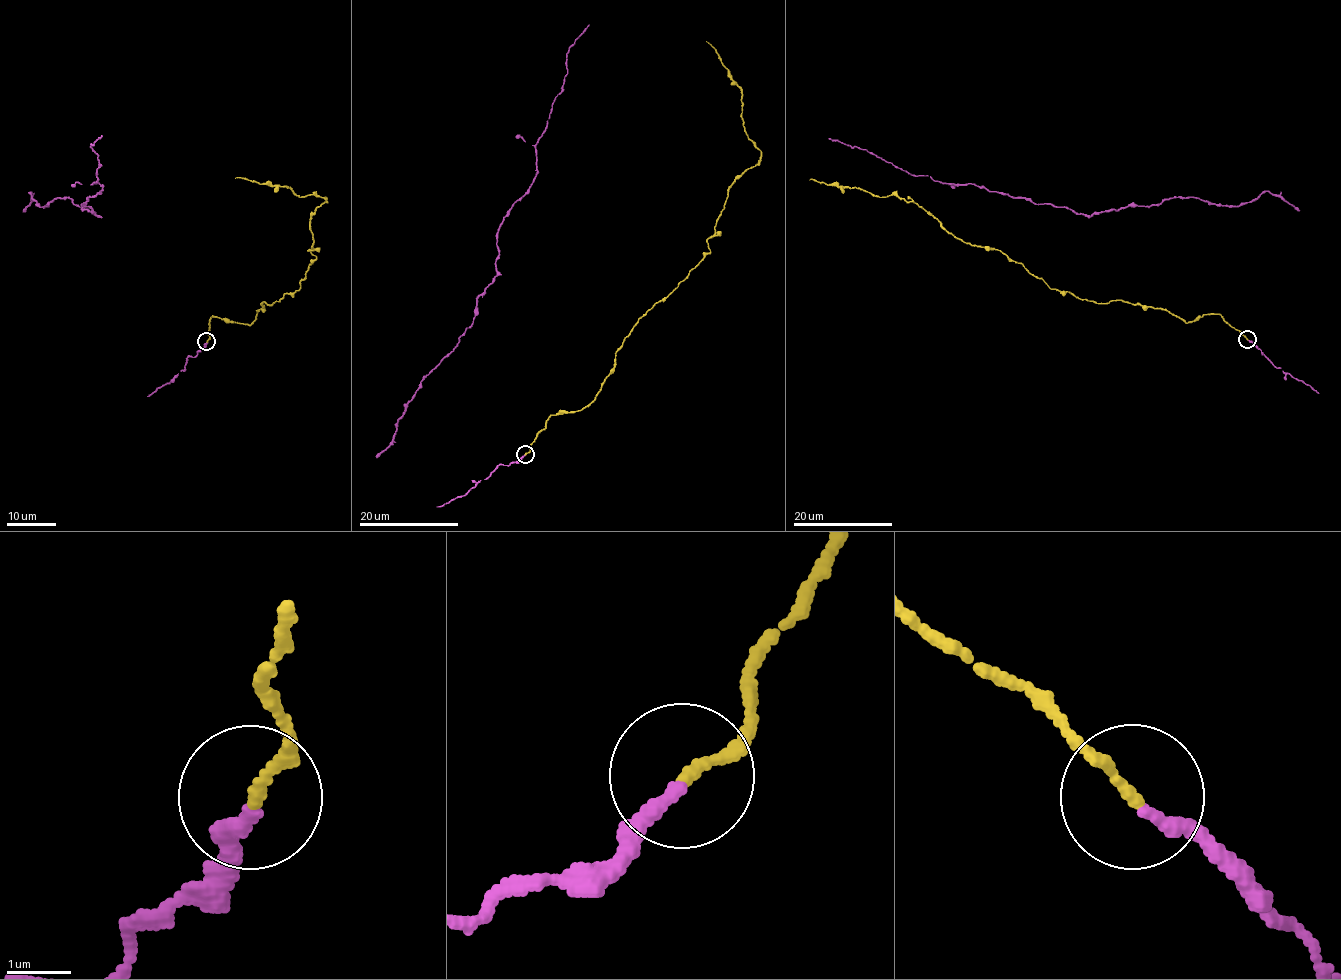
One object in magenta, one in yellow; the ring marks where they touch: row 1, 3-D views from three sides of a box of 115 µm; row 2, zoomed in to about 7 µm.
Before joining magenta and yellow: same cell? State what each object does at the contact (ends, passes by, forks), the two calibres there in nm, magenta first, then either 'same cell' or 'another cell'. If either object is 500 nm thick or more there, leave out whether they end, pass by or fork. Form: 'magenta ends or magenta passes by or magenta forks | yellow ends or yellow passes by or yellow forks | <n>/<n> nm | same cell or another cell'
magenta ends | yellow ends | 240/180 nm | same cell

